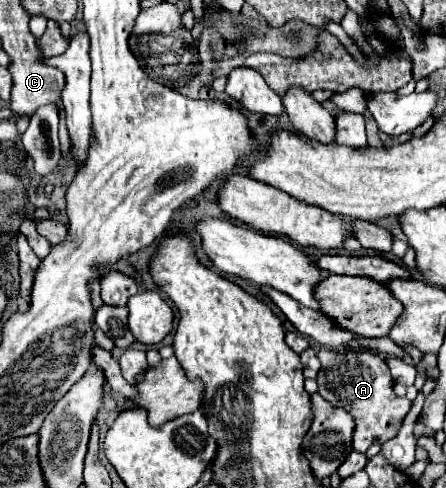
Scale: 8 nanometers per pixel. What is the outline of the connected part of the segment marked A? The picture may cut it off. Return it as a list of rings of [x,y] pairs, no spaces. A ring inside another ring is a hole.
[[[320,350],[318,358],[322,368],[318,372],[318,394],[332,404],[346,404],[346,410],[352,414],[356,428],[352,446],[356,452],[366,452],[368,446],[394,438],[400,430],[404,416],[410,410],[408,398],[398,398],[394,394],[394,382],[390,378],[384,358],[368,350]]]

